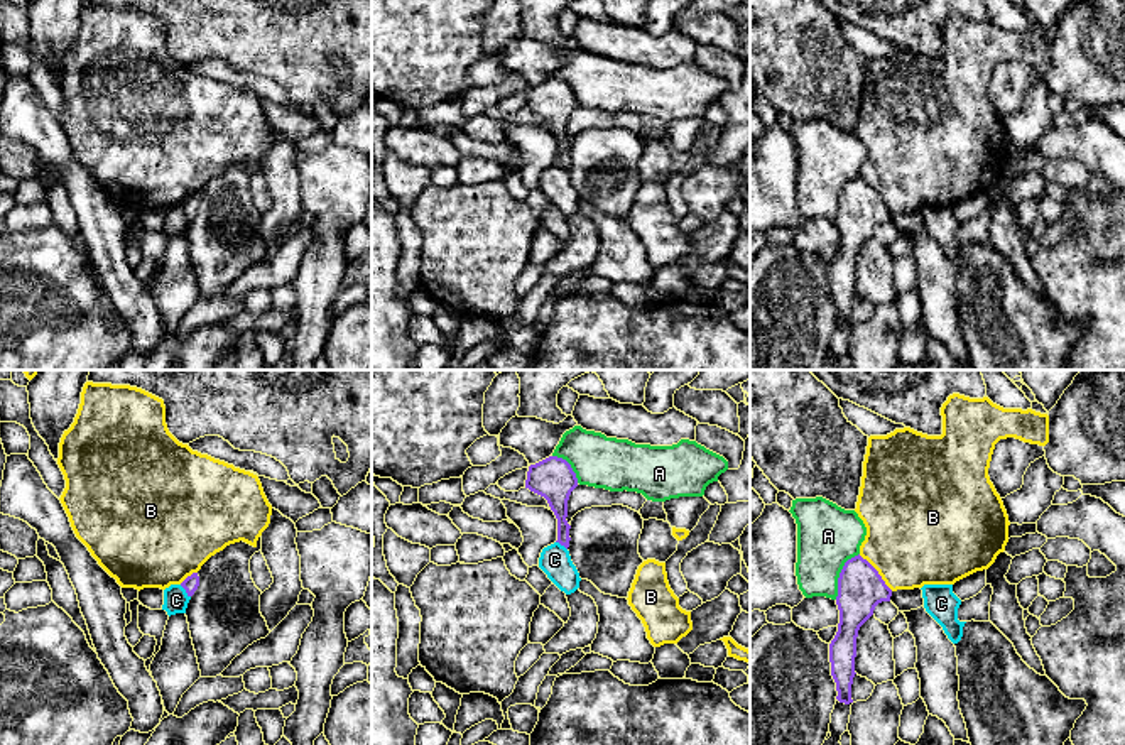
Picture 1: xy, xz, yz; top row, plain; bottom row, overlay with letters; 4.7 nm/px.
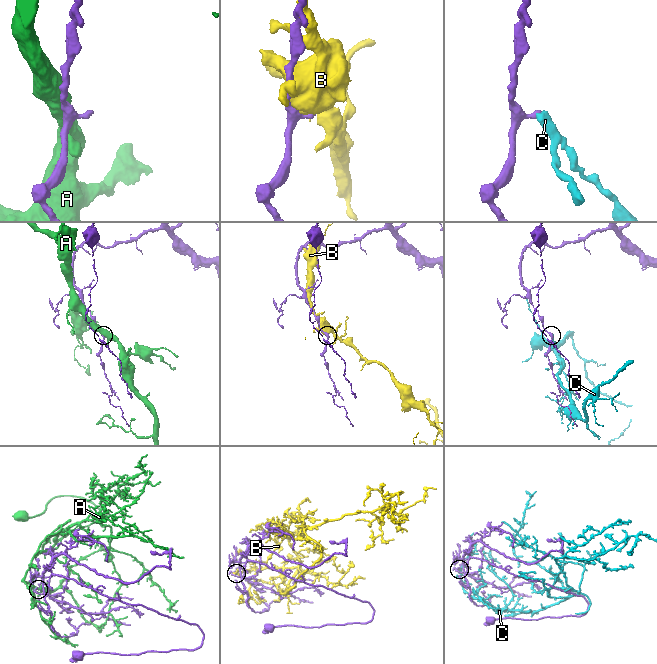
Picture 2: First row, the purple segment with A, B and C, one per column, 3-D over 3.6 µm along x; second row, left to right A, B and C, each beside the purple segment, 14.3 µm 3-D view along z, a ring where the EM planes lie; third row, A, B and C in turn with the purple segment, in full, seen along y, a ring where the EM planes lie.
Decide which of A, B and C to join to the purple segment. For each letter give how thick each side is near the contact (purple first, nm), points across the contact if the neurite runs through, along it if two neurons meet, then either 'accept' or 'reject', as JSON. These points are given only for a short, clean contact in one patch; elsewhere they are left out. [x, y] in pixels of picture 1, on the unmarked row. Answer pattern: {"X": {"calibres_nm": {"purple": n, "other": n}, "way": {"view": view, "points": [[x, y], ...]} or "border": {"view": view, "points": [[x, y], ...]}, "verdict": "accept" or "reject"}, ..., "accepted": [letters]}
{"A": {"calibres_nm": {"purple": 220, "other": 300}, "verdict": "reject"}, "B": {"calibres_nm": {"purple": 220, "other": 480}, "verdict": "reject"}, "C": {"calibres_nm": {"purple": 70, "other": 120}, "border": {"view": "xy", "points": [[179, 206], [190, 218]]}, "verdict": "reject"}, "accepted": []}

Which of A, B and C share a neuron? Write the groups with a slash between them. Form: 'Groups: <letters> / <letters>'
Groups: A / B / C

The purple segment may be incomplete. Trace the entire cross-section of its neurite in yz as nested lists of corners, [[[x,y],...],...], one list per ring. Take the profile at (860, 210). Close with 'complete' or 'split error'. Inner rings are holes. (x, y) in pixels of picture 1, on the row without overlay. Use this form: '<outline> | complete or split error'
[[[860,176],[848,181],[838,199],[836,226],[840,245],[829,265],[831,297],[840,324],[850,326],[855,299],[856,258],[860,248],[873,237],[882,223],[890,223],[892,211],[878,193]]] | complete

